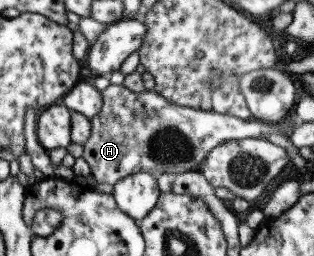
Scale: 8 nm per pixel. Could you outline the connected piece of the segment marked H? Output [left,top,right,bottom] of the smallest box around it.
[81,85,291,185]

